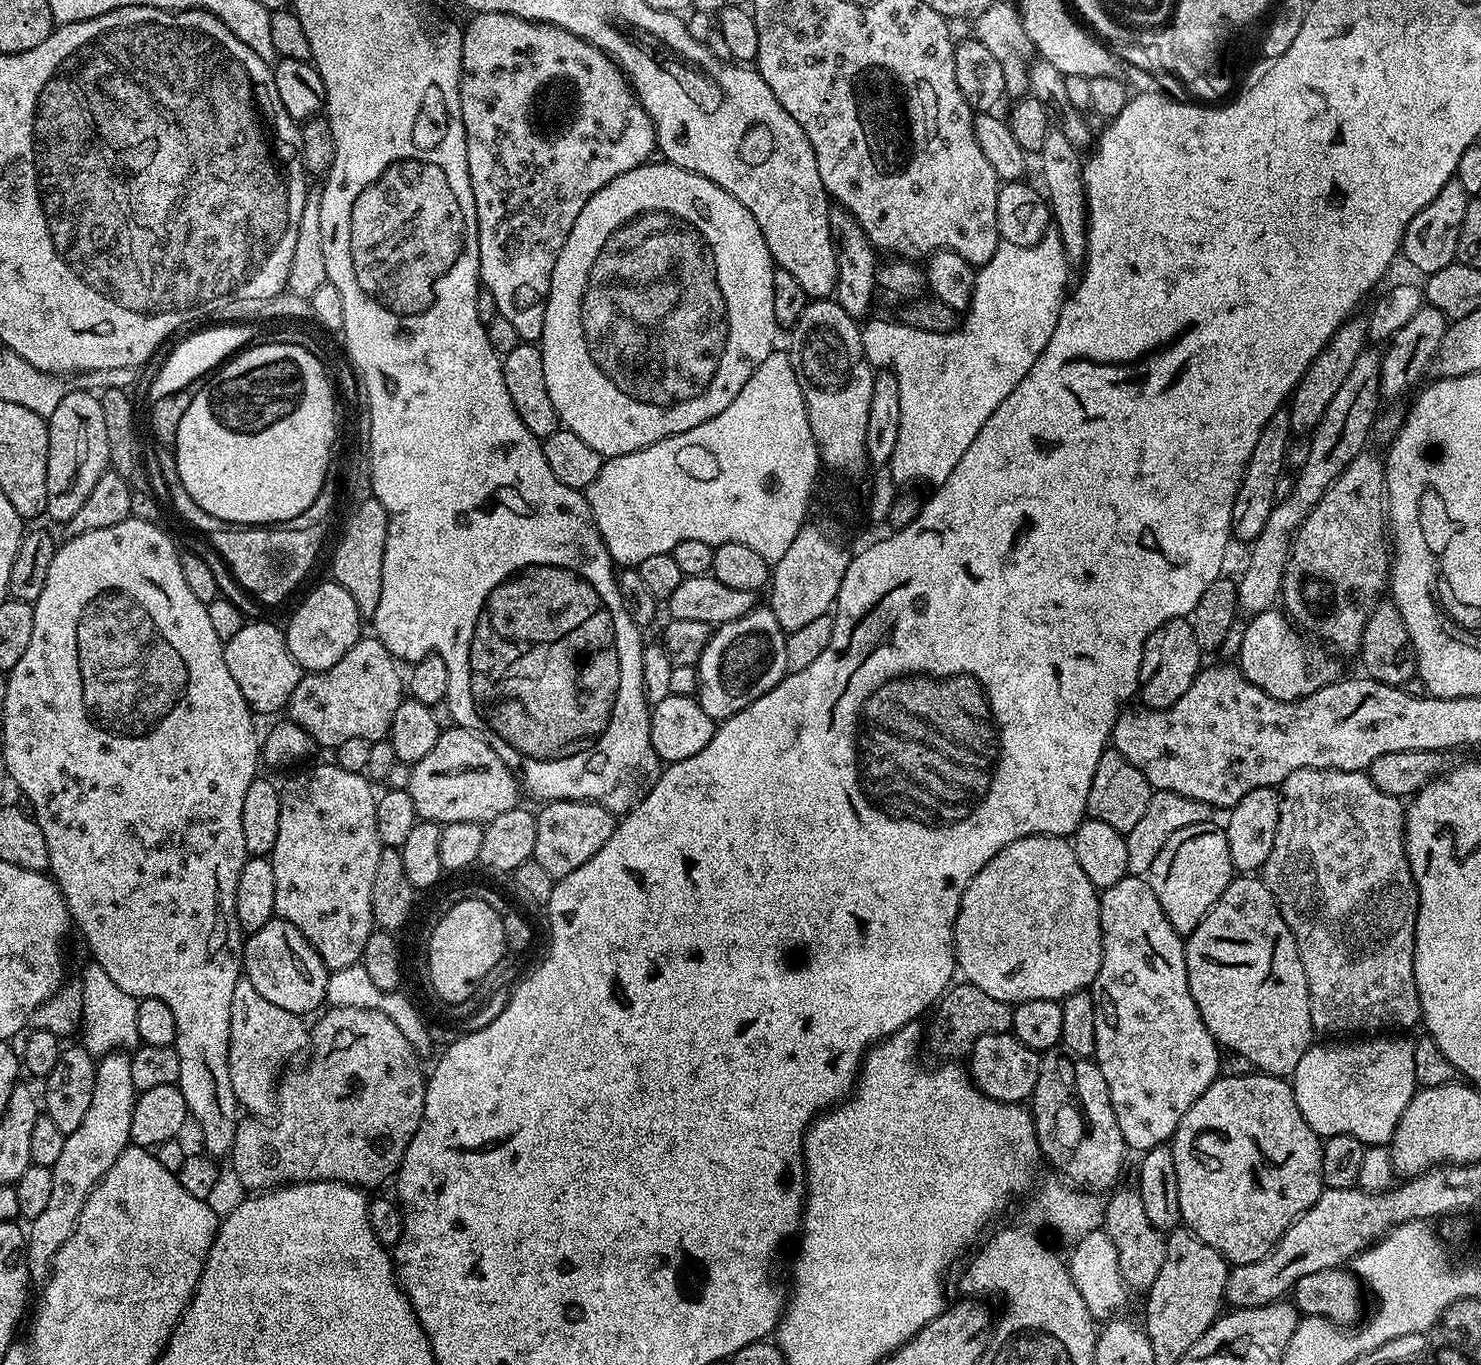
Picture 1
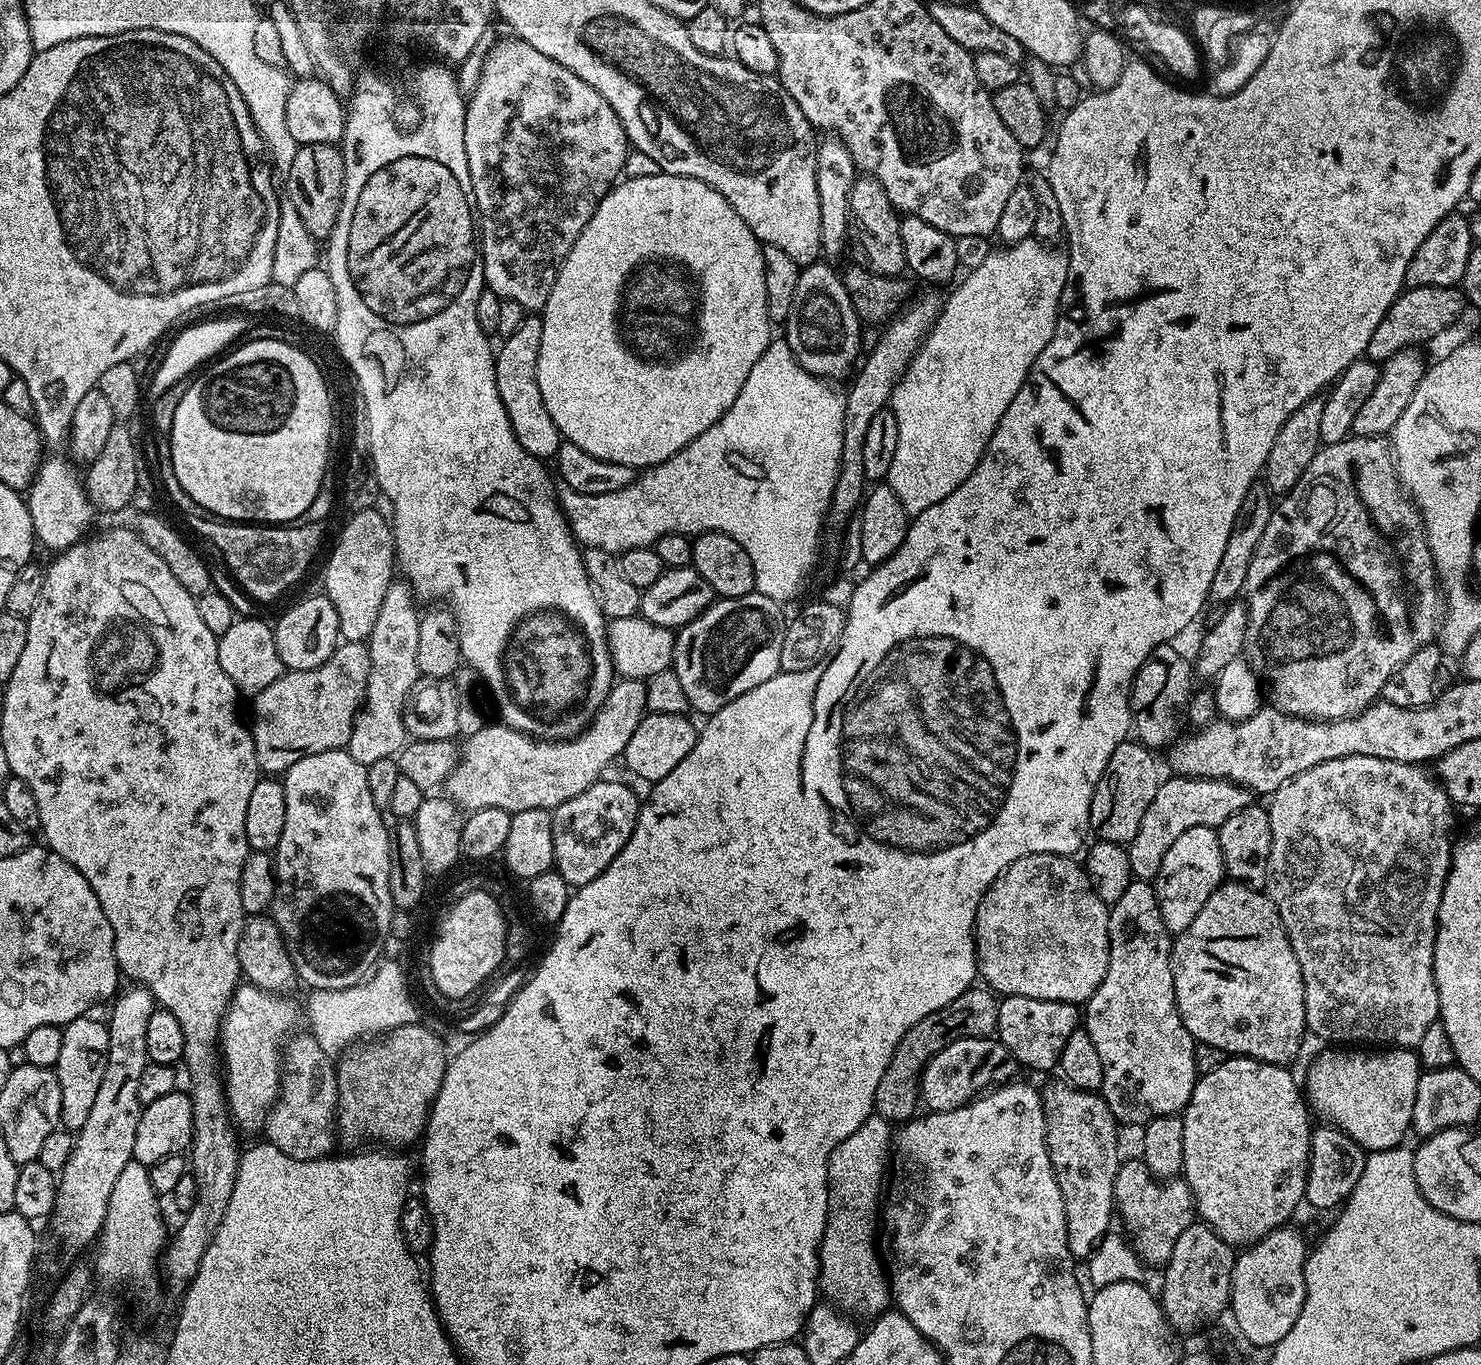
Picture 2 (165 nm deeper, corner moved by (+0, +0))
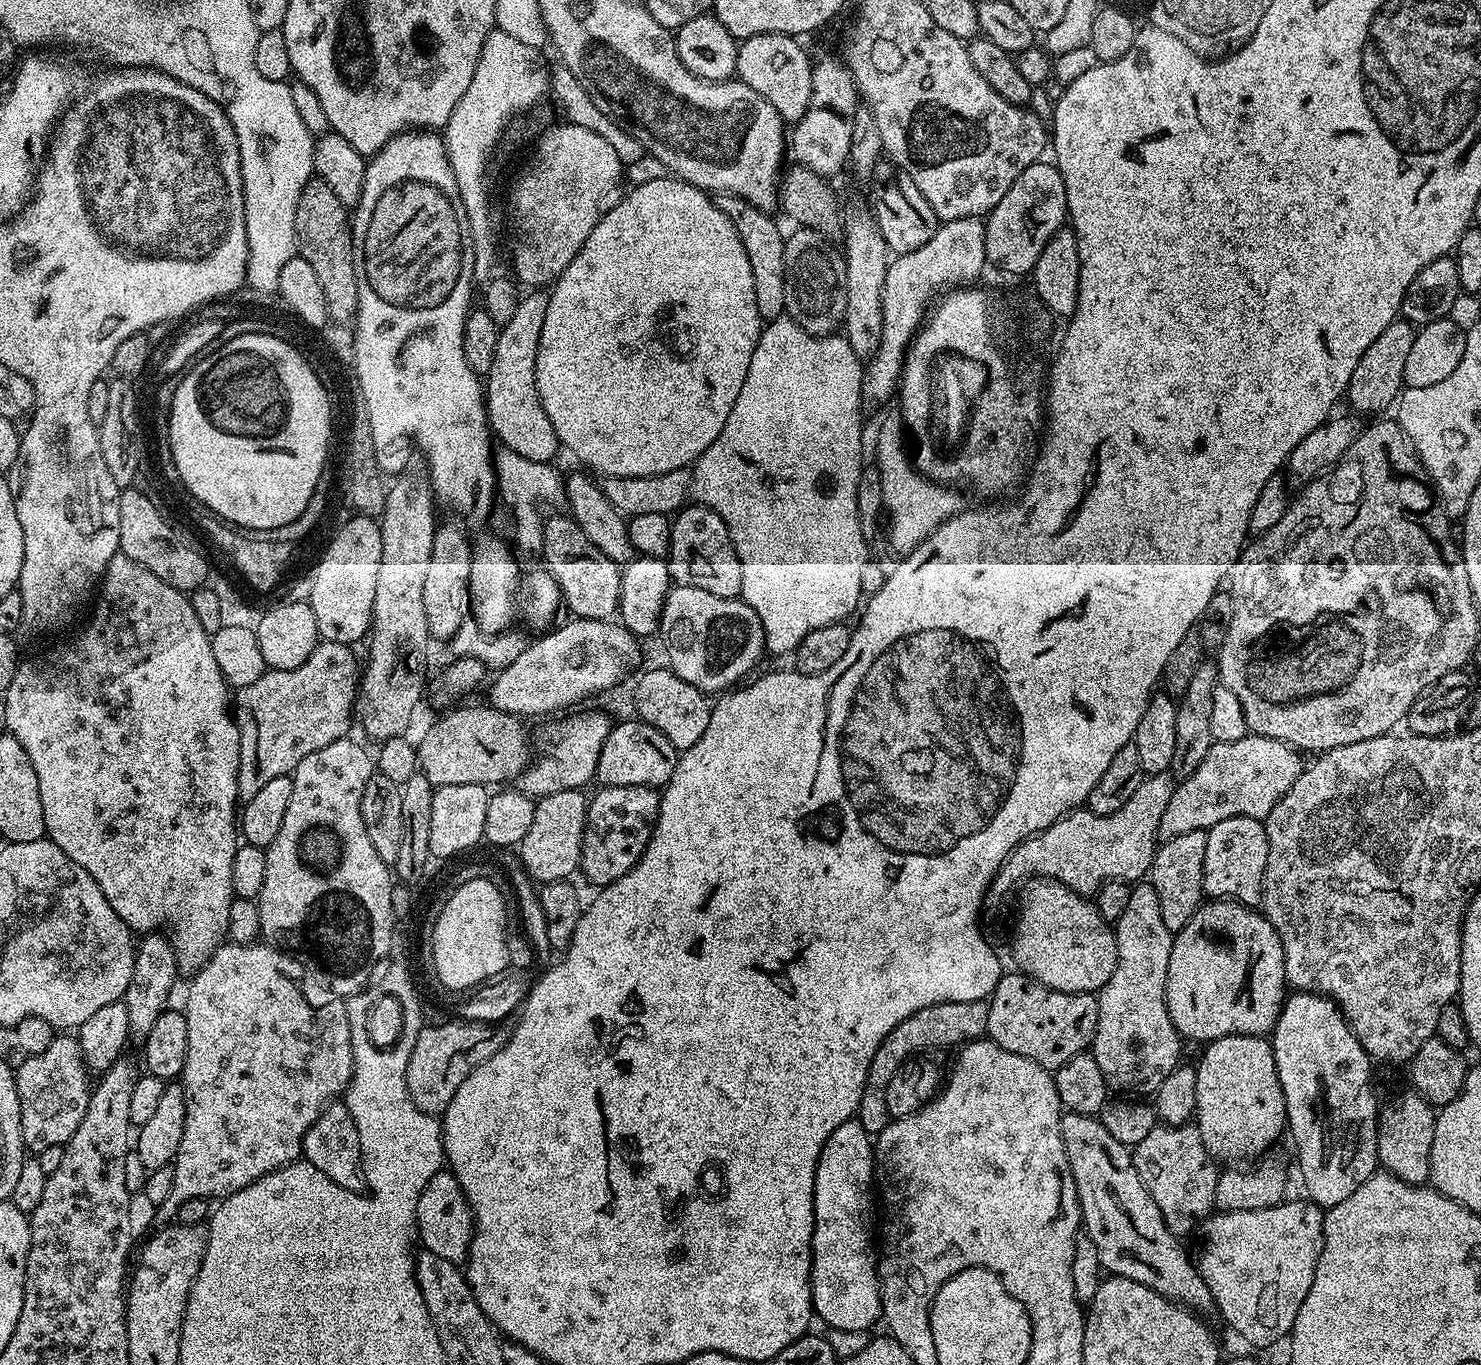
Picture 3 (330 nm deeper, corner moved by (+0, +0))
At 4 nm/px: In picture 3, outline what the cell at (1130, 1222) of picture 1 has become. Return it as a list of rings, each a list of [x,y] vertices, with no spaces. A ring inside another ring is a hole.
[[[1195,1123],[1176,1127],[1158,1126],[1150,1130],[1142,1142],[1134,1145],[1131,1154],[1138,1178],[1142,1178],[1146,1190],[1150,1190],[1150,1198],[1158,1202],[1158,1210],[1162,1210],[1168,1229],[1181,1238],[1187,1237],[1187,1232],[1195,1228],[1197,1231],[1201,1221],[1213,1211],[1218,1168],[1215,1168],[1217,1165],[1209,1156]]]

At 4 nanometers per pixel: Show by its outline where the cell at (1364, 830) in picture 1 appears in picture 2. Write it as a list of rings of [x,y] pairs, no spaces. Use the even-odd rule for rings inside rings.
[[[1347,756],[1346,758],[1334,758],[1330,762],[1322,762],[1318,766],[1310,766],[1302,774],[1290,778],[1277,792],[1271,793],[1272,804],[1267,805],[1268,817],[1270,818],[1270,858],[1268,859],[1268,878],[1266,881],[1266,891],[1269,898],[1274,902],[1278,914],[1284,923],[1286,934],[1290,938],[1290,946],[1298,958],[1298,966],[1302,970],[1302,982],[1304,983],[1304,993],[1306,994],[1306,1022],[1307,1031],[1316,1036],[1321,1036],[1324,1040],[1341,1040],[1344,1046],[1391,1046],[1393,1048],[1415,1049],[1418,1042],[1422,1042],[1422,1034],[1430,1030],[1432,1024],[1437,1023],[1440,1015],[1440,1003],[1438,1002],[1438,986],[1434,980],[1434,946],[1436,945],[1436,919],[1438,918],[1438,906],[1442,902],[1442,890],[1448,877],[1448,867],[1452,864],[1452,850],[1454,847],[1454,836],[1452,832],[1452,811],[1454,805],[1446,793],[1439,779],[1430,777],[1424,773],[1425,769],[1419,764],[1407,764],[1397,760],[1387,760],[1377,756]]]

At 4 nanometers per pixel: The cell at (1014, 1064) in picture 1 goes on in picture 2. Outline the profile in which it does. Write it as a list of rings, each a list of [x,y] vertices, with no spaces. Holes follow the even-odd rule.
[[[975,1036],[950,1042],[924,1068],[920,1076],[920,1100],[928,1112],[949,1112],[958,1110],[969,1100],[989,1091],[993,1086],[1007,1084],[1018,1071],[1014,1054],[1006,1050],[999,1038]]]

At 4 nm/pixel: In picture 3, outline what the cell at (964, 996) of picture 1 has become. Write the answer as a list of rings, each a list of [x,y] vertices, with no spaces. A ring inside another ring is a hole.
[[[983,1000],[974,1002],[942,1002],[934,1006],[926,1006],[926,1010],[918,1010],[918,1014],[910,1014],[878,1046],[874,1054],[874,1062],[870,1062],[868,1077],[864,1083],[864,1097],[860,1100],[858,1119],[869,1134],[881,1132],[890,1122],[886,1110],[886,1086],[890,1086],[890,1078],[917,1054],[927,1053],[928,1048],[948,1048],[951,1044],[963,1046],[973,1040],[981,1039],[988,1030],[988,1006]]]

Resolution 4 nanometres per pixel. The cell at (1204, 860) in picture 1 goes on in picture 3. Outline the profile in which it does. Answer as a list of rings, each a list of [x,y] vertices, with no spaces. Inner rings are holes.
[[[1190,830],[1190,834],[1178,834],[1178,838],[1170,838],[1163,841],[1157,847],[1156,857],[1152,860],[1150,869],[1150,883],[1156,888],[1158,902],[1162,906],[1162,922],[1166,922],[1166,930],[1177,933],[1194,918],[1194,914],[1200,909],[1204,894],[1204,863],[1206,862],[1206,838],[1205,830]]]

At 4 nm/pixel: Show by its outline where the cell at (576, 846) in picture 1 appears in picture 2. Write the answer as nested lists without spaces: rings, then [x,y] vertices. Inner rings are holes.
[[[601,778],[591,784],[582,794],[562,802],[562,806],[551,809],[552,813],[552,863],[554,871],[573,889],[594,882],[610,862],[626,846],[640,813],[641,797],[636,797],[632,788],[620,780]]]

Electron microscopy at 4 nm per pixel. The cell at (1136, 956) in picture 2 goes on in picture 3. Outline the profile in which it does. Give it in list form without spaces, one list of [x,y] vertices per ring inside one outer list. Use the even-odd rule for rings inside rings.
[[[1140,882],[1132,888],[1130,902],[1126,906],[1126,911],[1122,914],[1122,918],[1118,918],[1114,922],[1114,931],[1116,933],[1116,965],[1114,966],[1114,974],[1110,974],[1110,978],[1098,993],[1098,1026],[1096,1027],[1096,1036],[1092,1039],[1090,1045],[1090,1051],[1098,1062],[1098,1067],[1102,1070],[1108,1087],[1113,1093],[1123,1094],[1128,1098],[1148,1098],[1153,1093],[1156,1093],[1158,1088],[1162,1086],[1162,1082],[1166,1080],[1166,1076],[1170,1075],[1182,1060],[1180,1058],[1182,1037],[1177,1032],[1166,1006],[1166,970],[1170,966],[1170,950],[1172,949],[1172,937],[1174,933],[1166,930],[1166,922],[1162,922],[1162,906],[1158,902],[1156,888],[1150,882]]]

